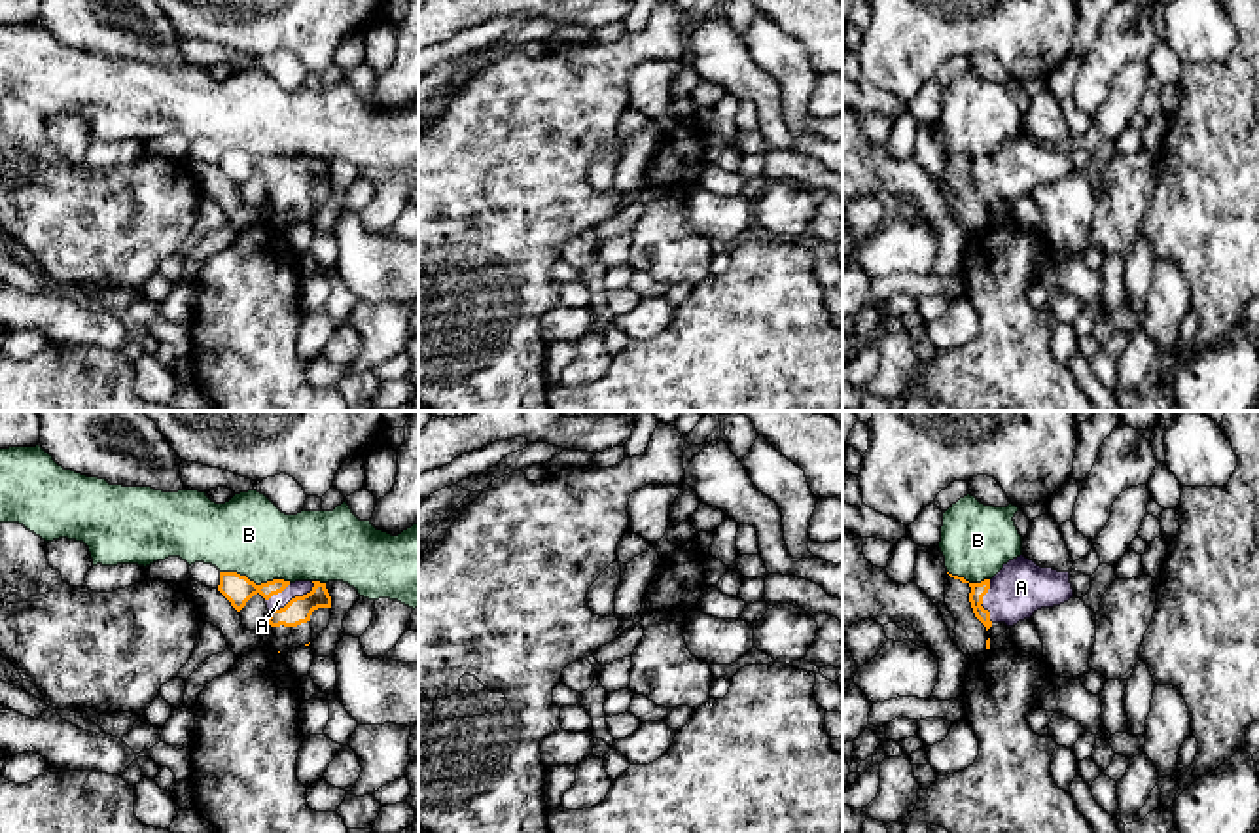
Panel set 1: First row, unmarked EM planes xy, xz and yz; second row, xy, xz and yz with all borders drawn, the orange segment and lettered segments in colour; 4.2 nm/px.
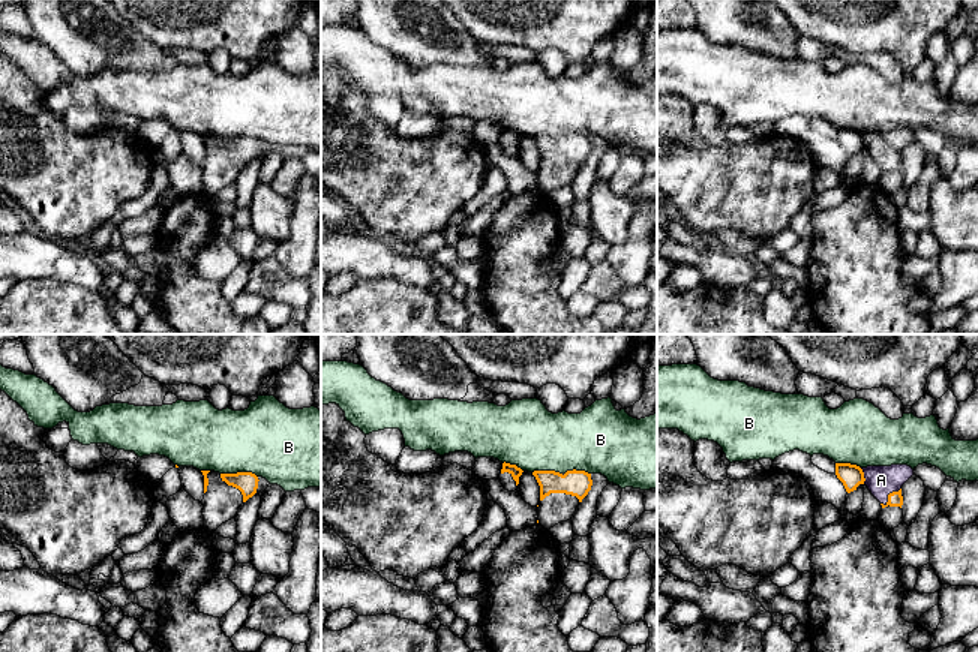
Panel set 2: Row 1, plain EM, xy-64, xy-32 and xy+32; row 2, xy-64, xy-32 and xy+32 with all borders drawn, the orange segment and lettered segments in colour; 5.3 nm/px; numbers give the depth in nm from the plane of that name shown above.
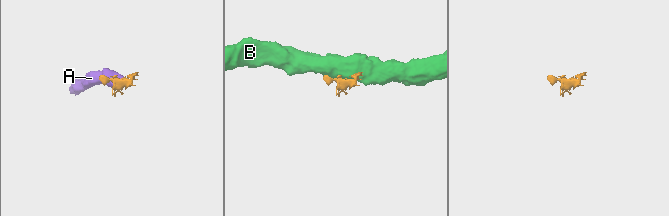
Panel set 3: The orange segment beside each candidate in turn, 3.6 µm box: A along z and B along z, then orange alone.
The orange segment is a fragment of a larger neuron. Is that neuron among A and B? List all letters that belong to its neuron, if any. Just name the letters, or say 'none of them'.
A

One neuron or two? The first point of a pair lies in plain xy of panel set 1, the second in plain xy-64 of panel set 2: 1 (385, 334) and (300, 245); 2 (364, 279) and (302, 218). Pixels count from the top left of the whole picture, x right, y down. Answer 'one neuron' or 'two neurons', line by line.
1: one neuron
2: two neurons

